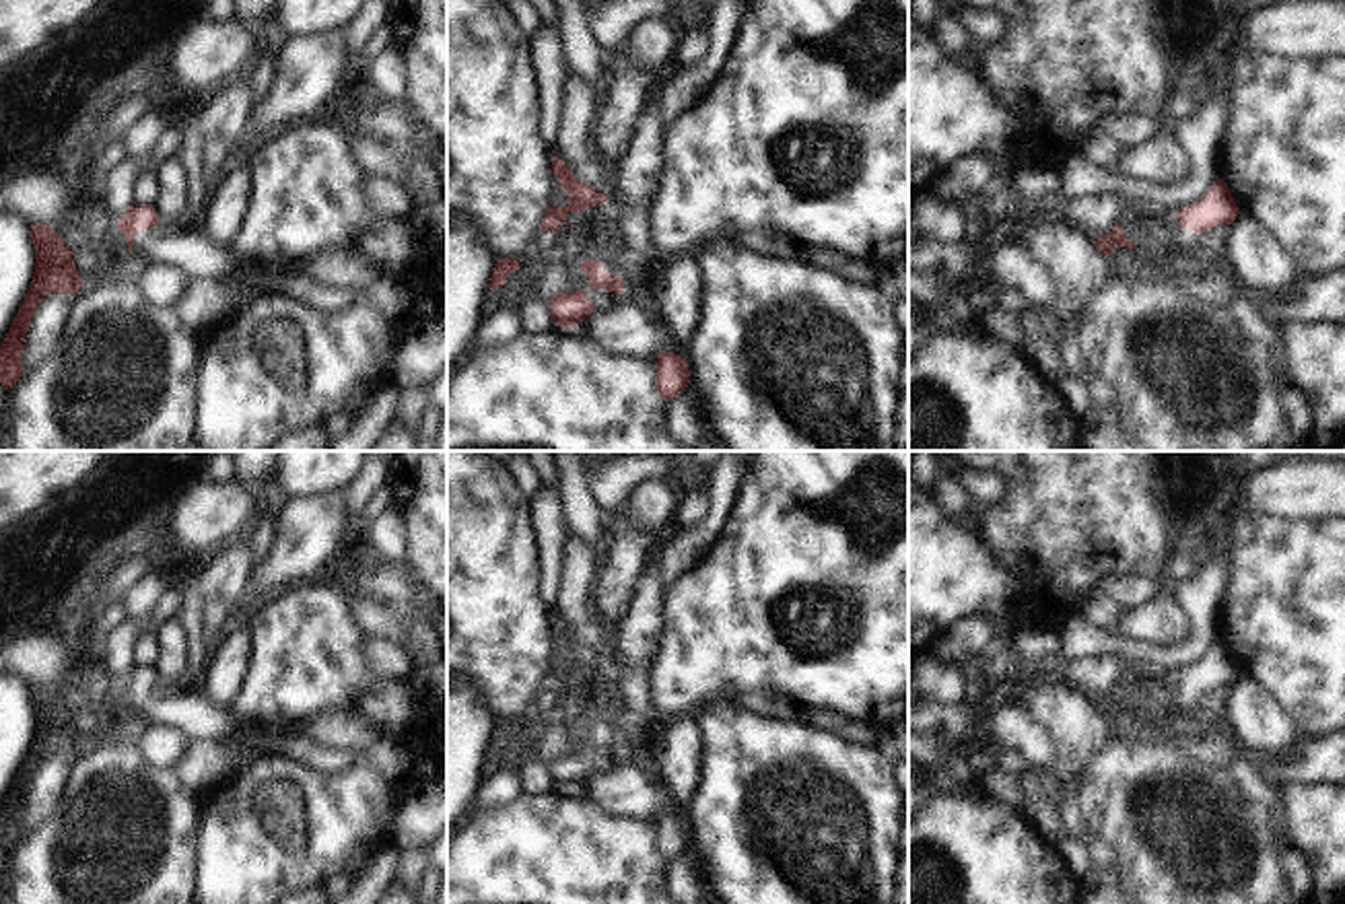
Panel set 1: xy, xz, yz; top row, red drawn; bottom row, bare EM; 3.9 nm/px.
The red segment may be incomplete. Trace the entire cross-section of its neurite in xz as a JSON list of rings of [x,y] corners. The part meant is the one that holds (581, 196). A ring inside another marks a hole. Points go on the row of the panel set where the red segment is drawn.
[[[556,154],[550,169],[556,173],[560,187],[571,198],[571,204],[566,208],[550,206],[540,222],[540,231],[558,233],[560,227],[566,222],[568,212],[581,212],[585,208],[608,202],[606,194],[593,189],[591,185],[575,177],[571,167],[560,159],[560,154]]]

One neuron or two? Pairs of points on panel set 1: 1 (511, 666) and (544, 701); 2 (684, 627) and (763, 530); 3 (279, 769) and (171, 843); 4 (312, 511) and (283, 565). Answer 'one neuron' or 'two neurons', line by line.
1: two neurons
2: one neuron
3: two neurons
4: one neuron

